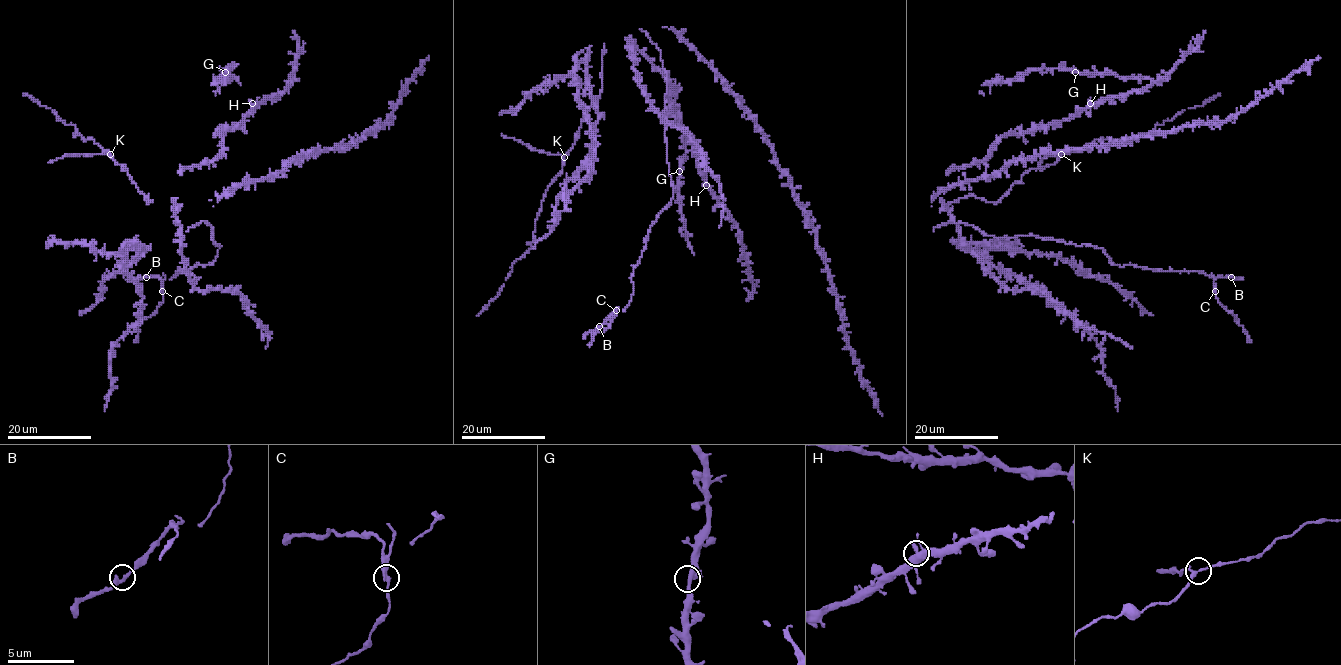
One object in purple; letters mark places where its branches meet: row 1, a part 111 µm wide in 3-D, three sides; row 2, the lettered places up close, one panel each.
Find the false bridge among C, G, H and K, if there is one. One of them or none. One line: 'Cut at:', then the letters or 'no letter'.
Cut at: C

